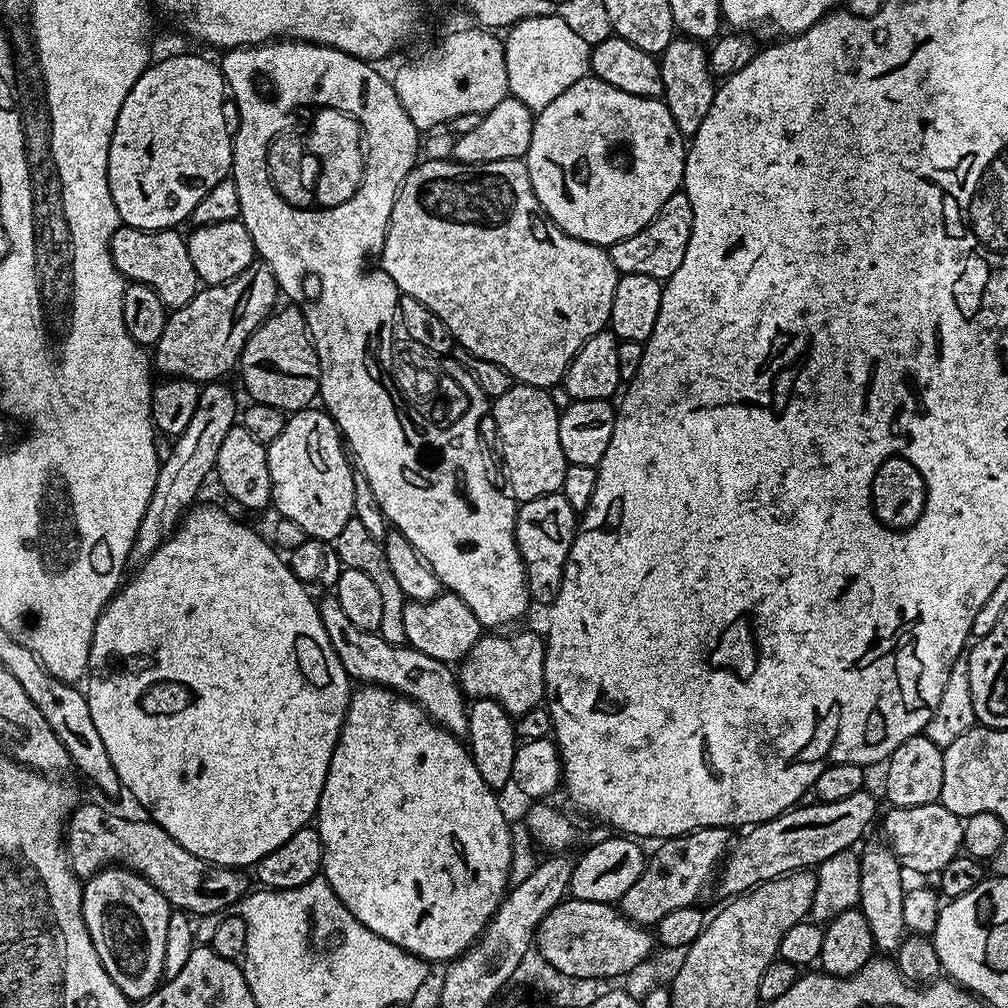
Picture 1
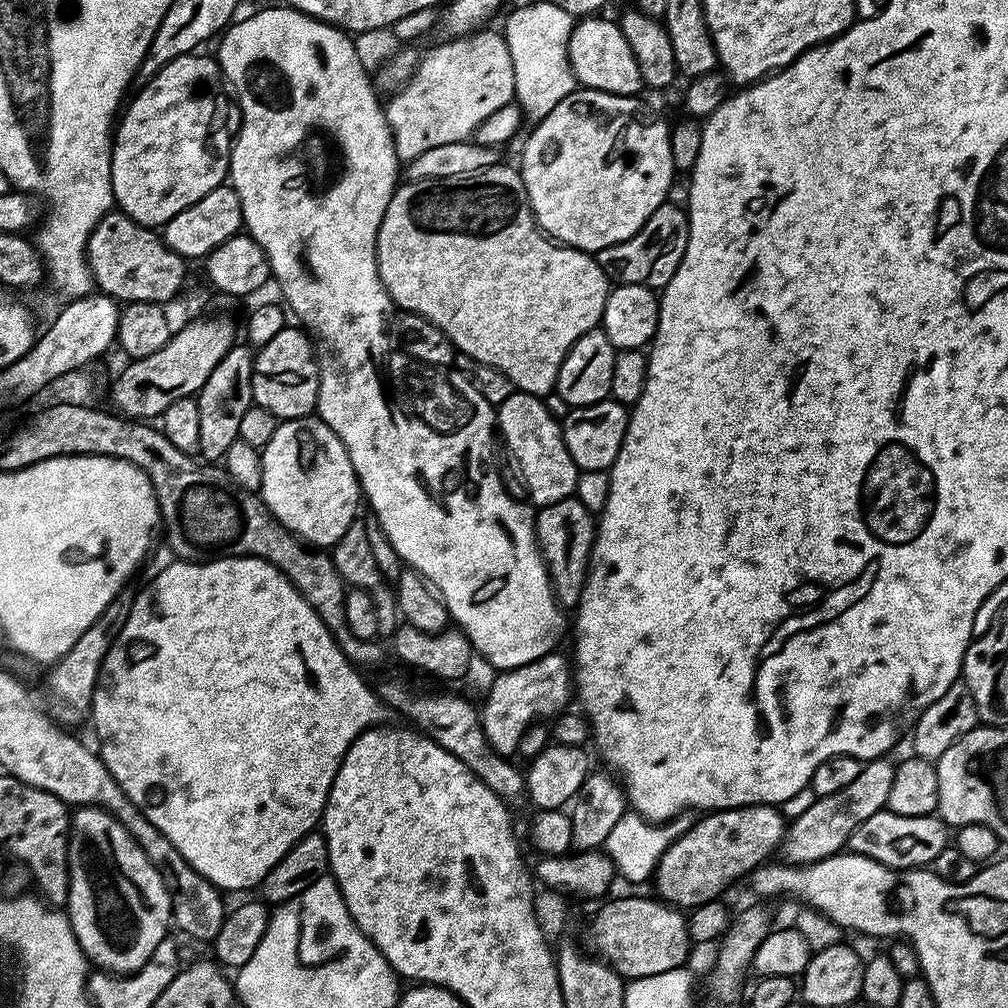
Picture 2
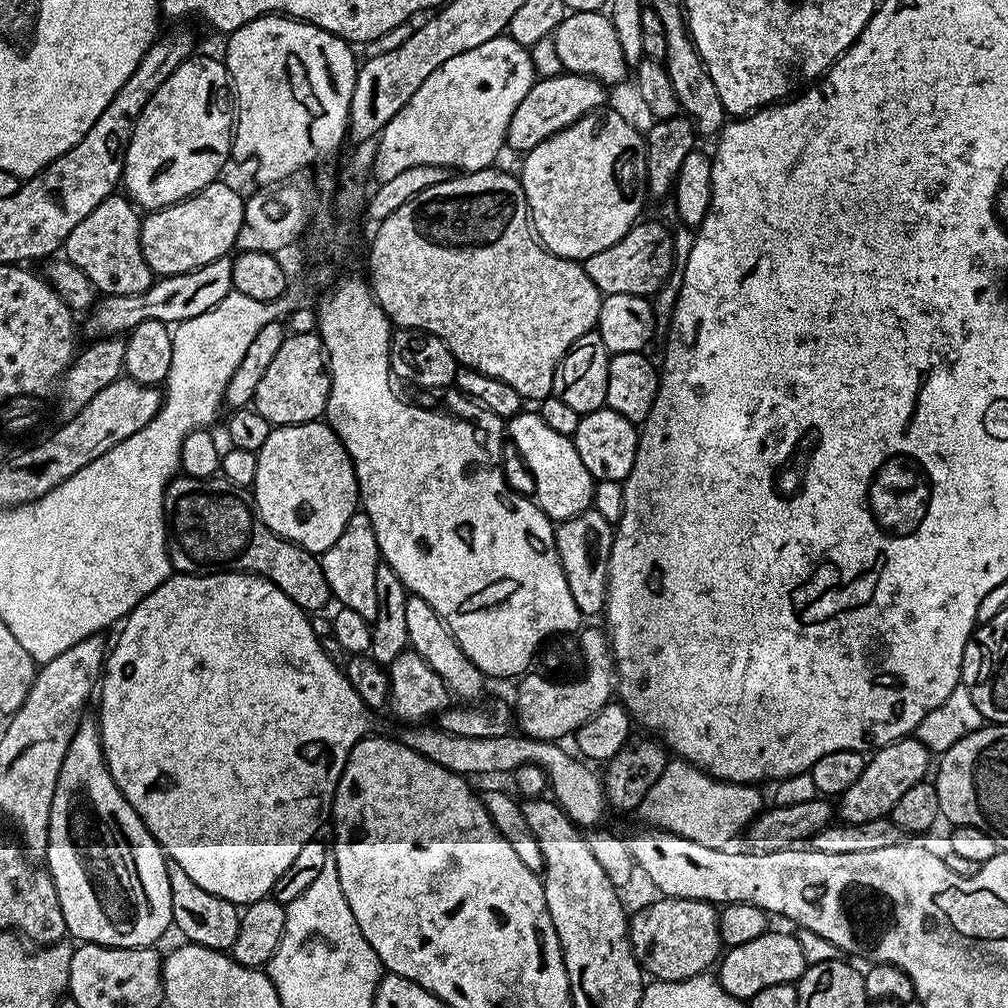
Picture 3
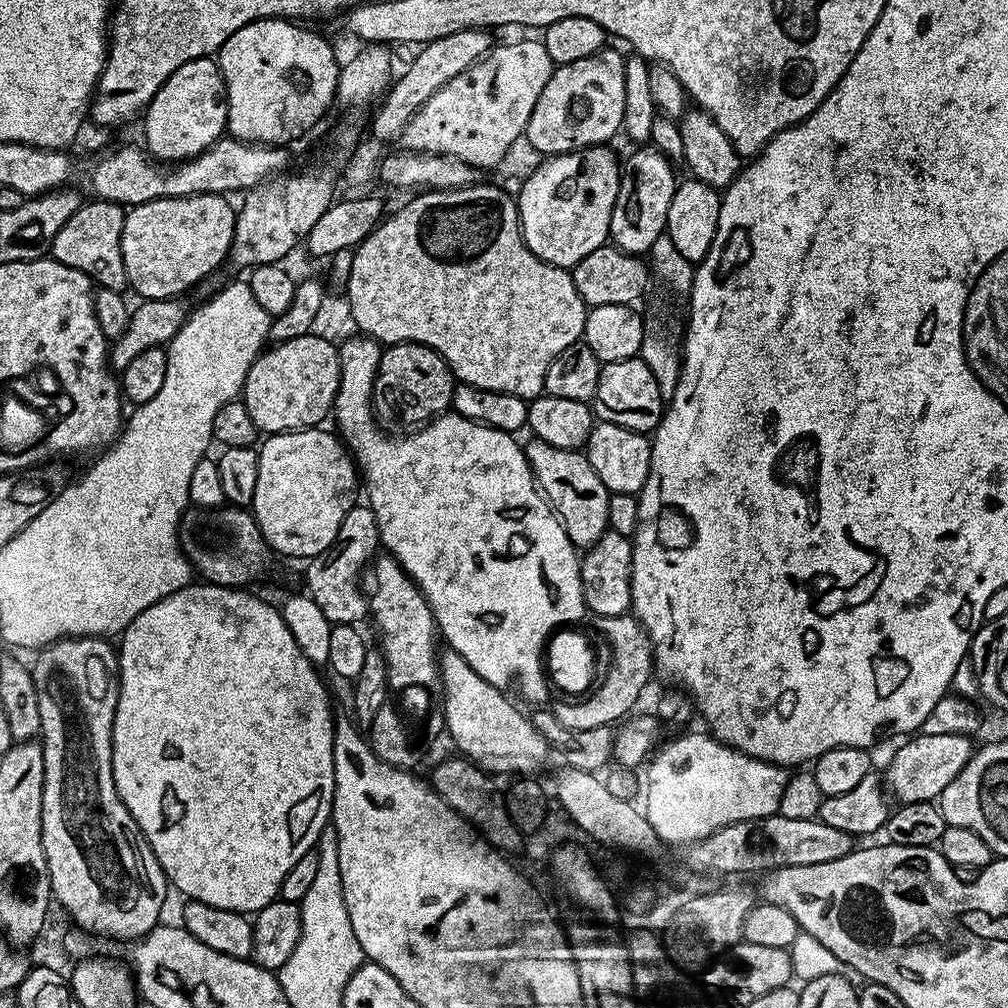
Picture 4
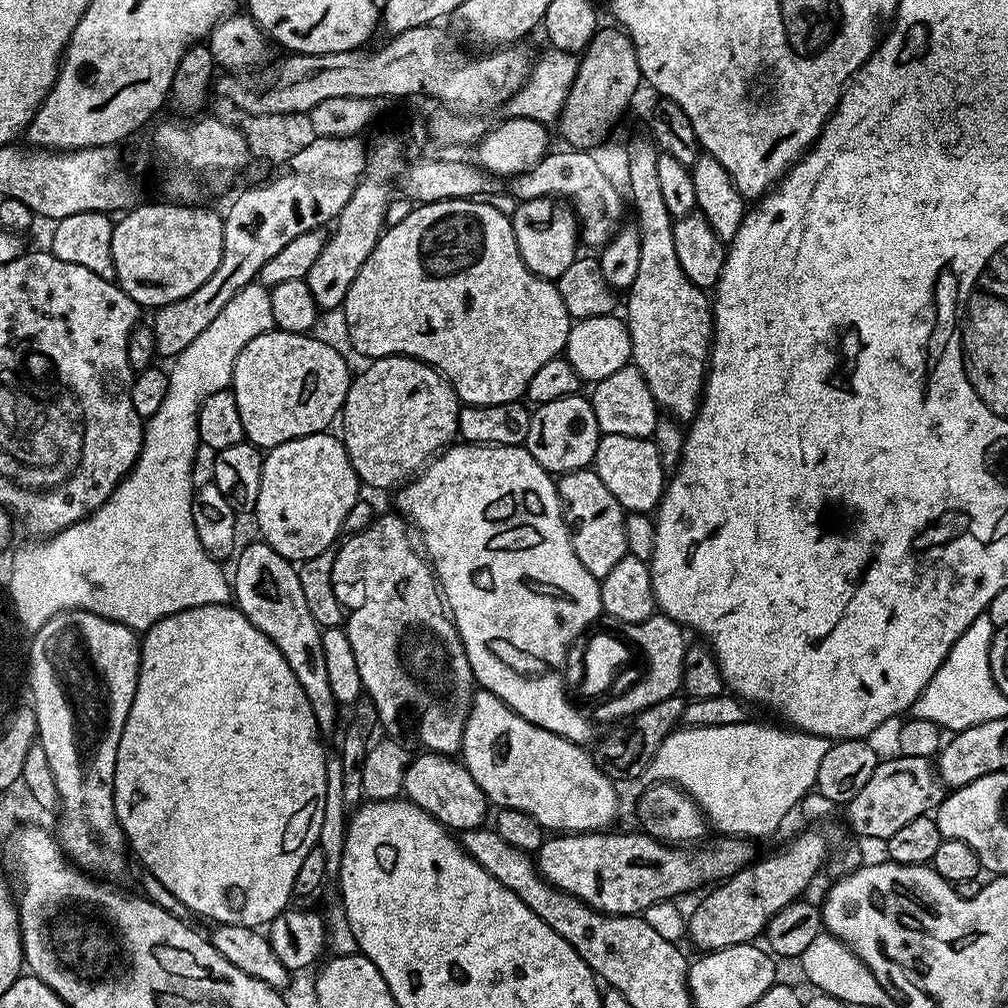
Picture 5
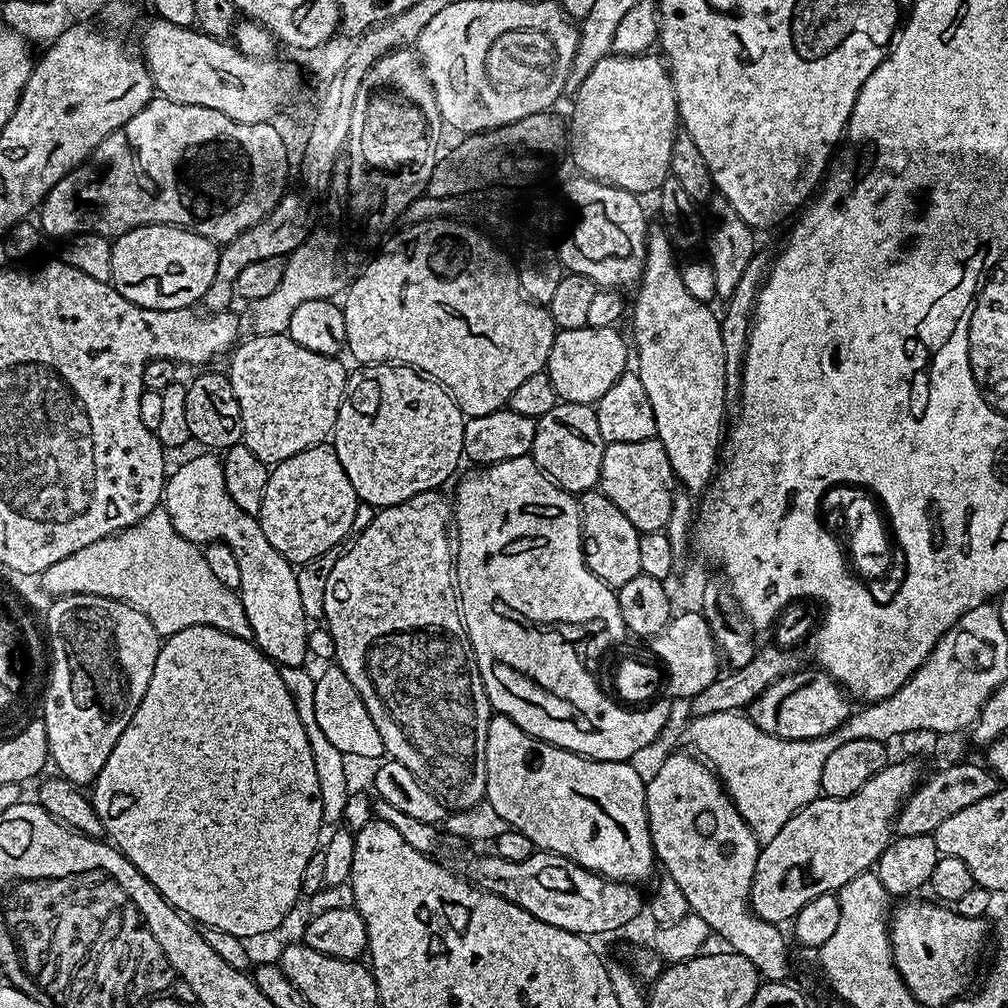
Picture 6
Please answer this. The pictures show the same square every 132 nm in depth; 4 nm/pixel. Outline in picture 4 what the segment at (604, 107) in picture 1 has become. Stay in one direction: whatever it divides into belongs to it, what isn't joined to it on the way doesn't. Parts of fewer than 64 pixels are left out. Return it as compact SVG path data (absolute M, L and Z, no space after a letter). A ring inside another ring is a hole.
M599 146L584 149L578 149L576 152L562 153L541 160L537 169L528 176L523 177L520 188L520 196L515 197L516 209L520 215L520 237L526 242L526 246L538 258L542 258L547 264L553 264L559 268L571 270L575 264L582 262L582 258L586 258L586 254L594 254L594 250L598 250L602 245L609 243L608 231L610 230L610 214L614 210L614 202L618 198L618 190L620 189L620 164L611 147Z

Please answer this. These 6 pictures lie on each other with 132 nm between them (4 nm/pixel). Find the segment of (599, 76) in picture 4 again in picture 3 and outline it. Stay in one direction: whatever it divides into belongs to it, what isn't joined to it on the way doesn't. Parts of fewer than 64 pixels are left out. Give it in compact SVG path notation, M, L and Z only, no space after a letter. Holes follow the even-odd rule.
M562 72L556 76L537 79L510 118L505 145L519 154L529 152L534 146L538 146L538 143L580 120L586 113L603 107L605 92L607 91L600 81L588 76Z

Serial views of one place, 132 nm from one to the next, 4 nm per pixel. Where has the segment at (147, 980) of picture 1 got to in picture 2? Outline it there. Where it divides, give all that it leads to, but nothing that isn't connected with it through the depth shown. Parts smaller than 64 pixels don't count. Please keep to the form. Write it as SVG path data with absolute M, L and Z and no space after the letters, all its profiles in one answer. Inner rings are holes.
M80 806L71 813L68 833L68 921L85 957L97 969L113 974L137 972L154 954L158 942L169 935L172 924L172 899L158 870L134 842L134 838L109 812L102 808Z

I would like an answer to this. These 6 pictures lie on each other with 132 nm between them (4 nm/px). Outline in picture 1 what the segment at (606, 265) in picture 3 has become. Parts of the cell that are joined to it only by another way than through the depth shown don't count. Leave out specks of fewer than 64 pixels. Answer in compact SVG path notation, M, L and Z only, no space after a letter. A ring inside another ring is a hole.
M681 190L670 194L666 202L662 202L662 210L650 221L645 228L638 230L630 238L620 240L608 248L608 256L614 262L617 273L646 274L646 278L654 278L667 282L674 270L682 266L682 258L686 258L686 246L690 242L690 234L694 226L694 210L690 206L690 198Z

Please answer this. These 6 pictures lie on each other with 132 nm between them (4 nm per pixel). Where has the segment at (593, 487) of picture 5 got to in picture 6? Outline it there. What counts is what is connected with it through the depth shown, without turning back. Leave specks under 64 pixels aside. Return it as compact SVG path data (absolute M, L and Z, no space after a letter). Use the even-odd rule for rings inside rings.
M603 491L585 492L579 497L580 530L584 533L584 560L589 570L613 590L619 590L630 582L630 578L641 575L638 542L640 533L637 528L610 502Z

